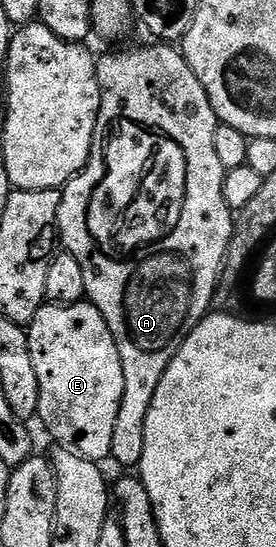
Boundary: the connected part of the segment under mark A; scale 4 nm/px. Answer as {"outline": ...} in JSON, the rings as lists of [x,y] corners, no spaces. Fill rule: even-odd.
{"outline":[[[150,42],[147,48],[130,48],[127,52],[110,52],[103,60],[101,57],[97,61],[97,66],[102,105],[94,131],[95,139],[92,142],[92,150],[86,167],[61,189],[62,205],[58,211],[58,235],[61,247],[70,252],[72,258],[76,258],[76,262],[80,262],[80,270],[84,270],[86,300],[94,304],[96,310],[100,310],[120,350],[120,366],[124,366],[124,398],[120,398],[120,414],[116,414],[116,426],[112,430],[110,460],[113,463],[123,464],[126,470],[134,470],[137,469],[144,454],[144,422],[148,418],[148,409],[152,407],[152,398],[156,398],[156,386],[160,386],[160,378],[164,378],[164,370],[168,370],[172,358],[178,353],[180,346],[188,338],[188,334],[192,334],[195,326],[211,311],[214,292],[218,289],[218,278],[222,275],[222,265],[226,262],[226,252],[230,248],[230,239],[234,233],[236,216],[224,202],[224,178],[228,169],[220,166],[220,157],[216,155],[216,130],[220,126],[220,121],[218,115],[212,110],[212,102],[208,102],[208,94],[204,86],[200,86],[200,78],[192,74],[192,66],[188,66],[181,51],[166,42]],[[137,122],[147,124],[150,128],[159,128],[163,133],[148,132]],[[157,240],[162,241],[147,256],[142,256],[139,260],[118,260],[121,256],[132,255],[137,248],[142,248],[145,244],[156,243]]]}

